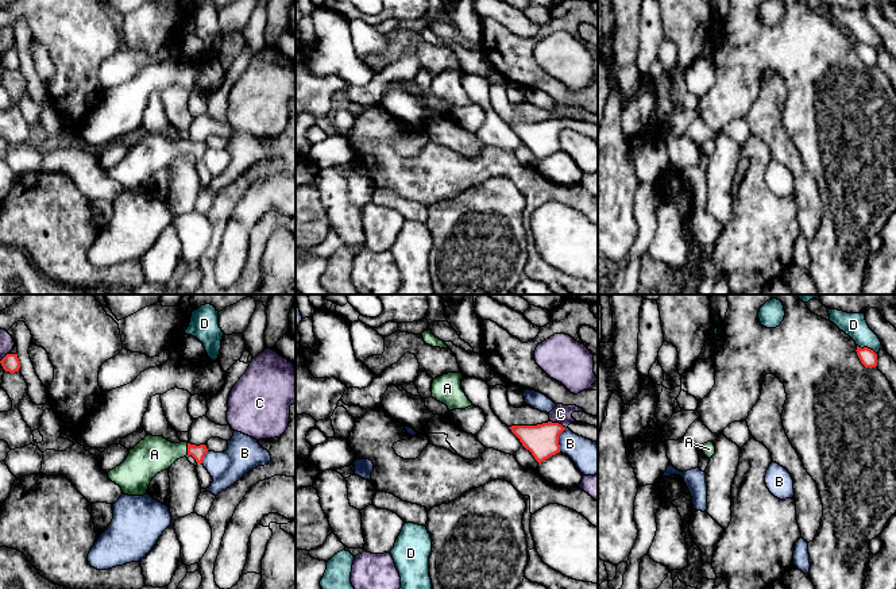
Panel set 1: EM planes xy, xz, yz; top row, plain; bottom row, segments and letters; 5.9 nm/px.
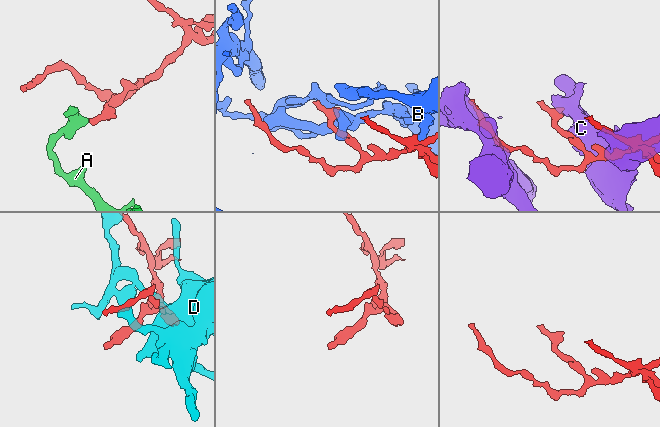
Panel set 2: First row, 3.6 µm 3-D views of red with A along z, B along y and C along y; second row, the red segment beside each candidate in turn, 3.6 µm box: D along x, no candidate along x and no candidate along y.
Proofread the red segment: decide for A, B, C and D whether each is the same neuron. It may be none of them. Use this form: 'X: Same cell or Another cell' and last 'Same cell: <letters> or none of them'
A: Same cell
B: Another cell
C: Another cell
D: Another cell
Same cell: A

